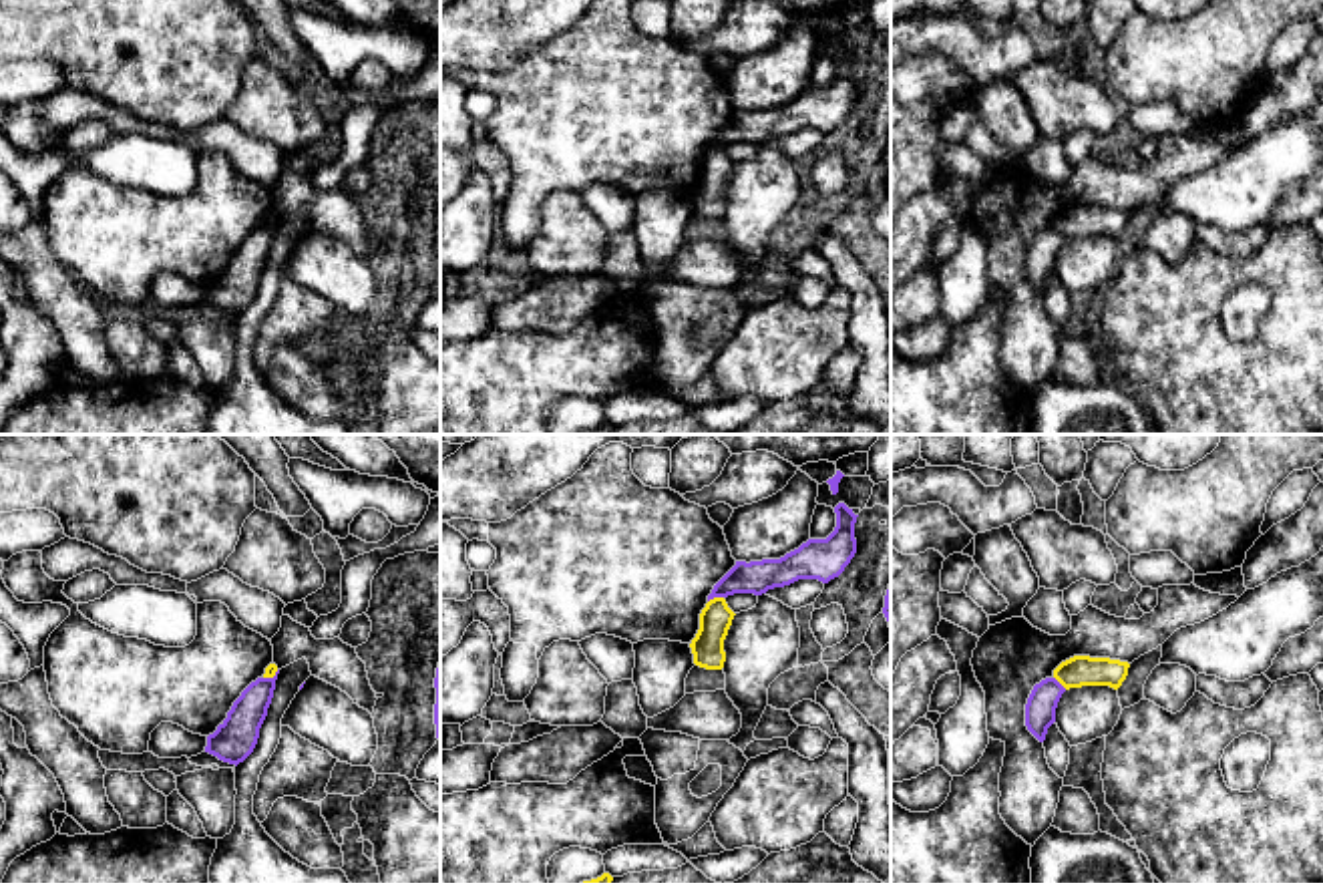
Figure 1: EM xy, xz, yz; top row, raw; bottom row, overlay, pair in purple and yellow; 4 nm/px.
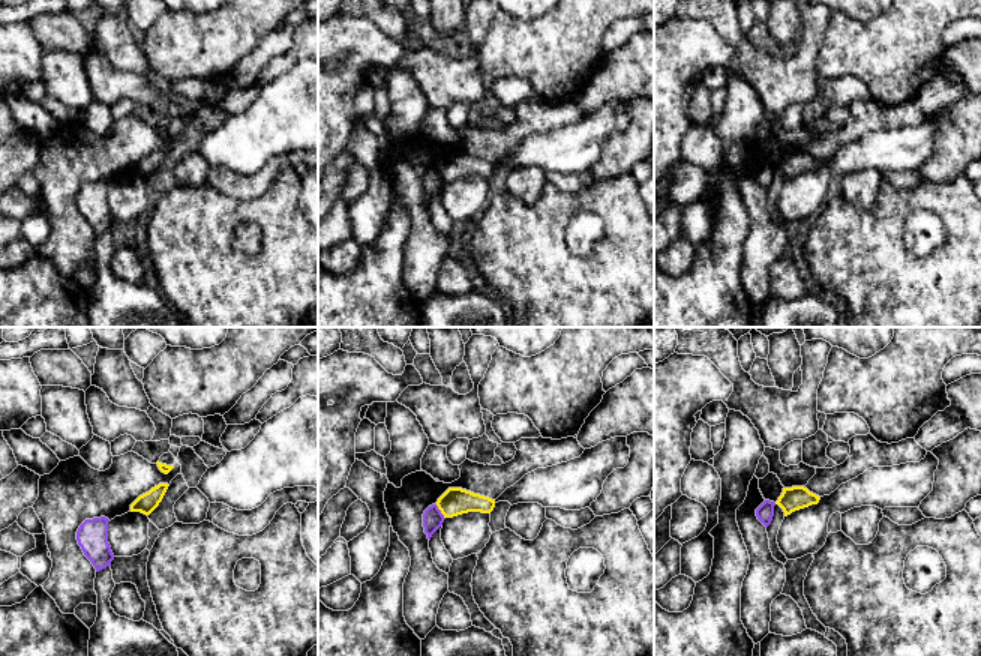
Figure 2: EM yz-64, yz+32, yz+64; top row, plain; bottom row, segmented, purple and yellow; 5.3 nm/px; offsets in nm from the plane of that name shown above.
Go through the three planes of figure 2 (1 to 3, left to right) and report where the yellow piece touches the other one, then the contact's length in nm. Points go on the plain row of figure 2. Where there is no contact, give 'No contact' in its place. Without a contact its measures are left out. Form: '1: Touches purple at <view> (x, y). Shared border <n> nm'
1: No contact
2: Touches purple at yz+32 (440, 176). Shared border 90 nm
3: No contact

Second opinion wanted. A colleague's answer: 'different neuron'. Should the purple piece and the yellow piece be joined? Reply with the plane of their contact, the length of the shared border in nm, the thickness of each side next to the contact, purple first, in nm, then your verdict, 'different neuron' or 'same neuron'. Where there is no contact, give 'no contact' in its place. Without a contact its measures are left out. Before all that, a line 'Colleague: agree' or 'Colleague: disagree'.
Colleague: agree
xz | 70 nm | 130/130 nm | different neuron

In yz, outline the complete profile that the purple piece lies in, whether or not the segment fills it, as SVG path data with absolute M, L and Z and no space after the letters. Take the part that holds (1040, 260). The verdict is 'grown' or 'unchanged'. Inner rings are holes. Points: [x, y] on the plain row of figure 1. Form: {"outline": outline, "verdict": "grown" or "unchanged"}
{"outline": "M1046 227L1033 235L1025 253L1025 276L1040 290L1046 290L1048 278L1056 272L1056 257L1066 237L1056 227Z", "verdict": "unchanged"}

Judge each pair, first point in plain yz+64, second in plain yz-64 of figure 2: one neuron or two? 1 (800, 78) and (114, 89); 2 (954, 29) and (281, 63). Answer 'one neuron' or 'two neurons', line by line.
1: one neuron
2: two neurons

